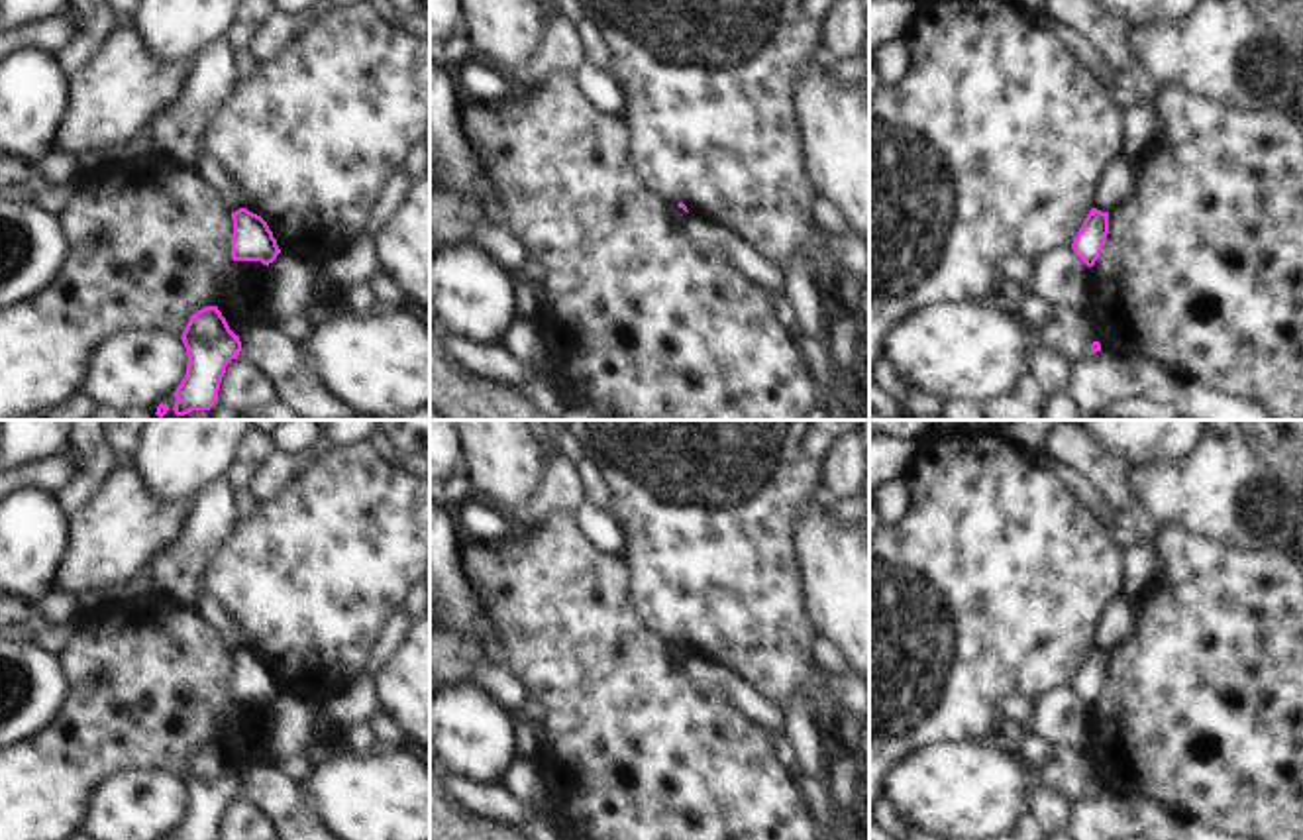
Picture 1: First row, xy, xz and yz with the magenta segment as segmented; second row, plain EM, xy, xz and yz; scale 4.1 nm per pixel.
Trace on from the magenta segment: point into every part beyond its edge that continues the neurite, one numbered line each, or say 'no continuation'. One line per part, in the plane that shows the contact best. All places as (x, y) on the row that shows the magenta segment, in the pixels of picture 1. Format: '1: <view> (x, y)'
no continuation.

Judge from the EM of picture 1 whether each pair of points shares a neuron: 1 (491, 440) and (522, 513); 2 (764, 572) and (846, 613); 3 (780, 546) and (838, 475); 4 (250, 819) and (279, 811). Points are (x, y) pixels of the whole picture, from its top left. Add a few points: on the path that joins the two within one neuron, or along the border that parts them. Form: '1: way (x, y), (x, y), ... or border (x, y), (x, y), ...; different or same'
1: way (501, 458), (511, 495); same
2: border (793, 544), (801, 577), (801, 603), (817, 632); different
3: border (834, 440), (821, 470), (821, 485); different
4: border (238, 795), (269, 819); different

